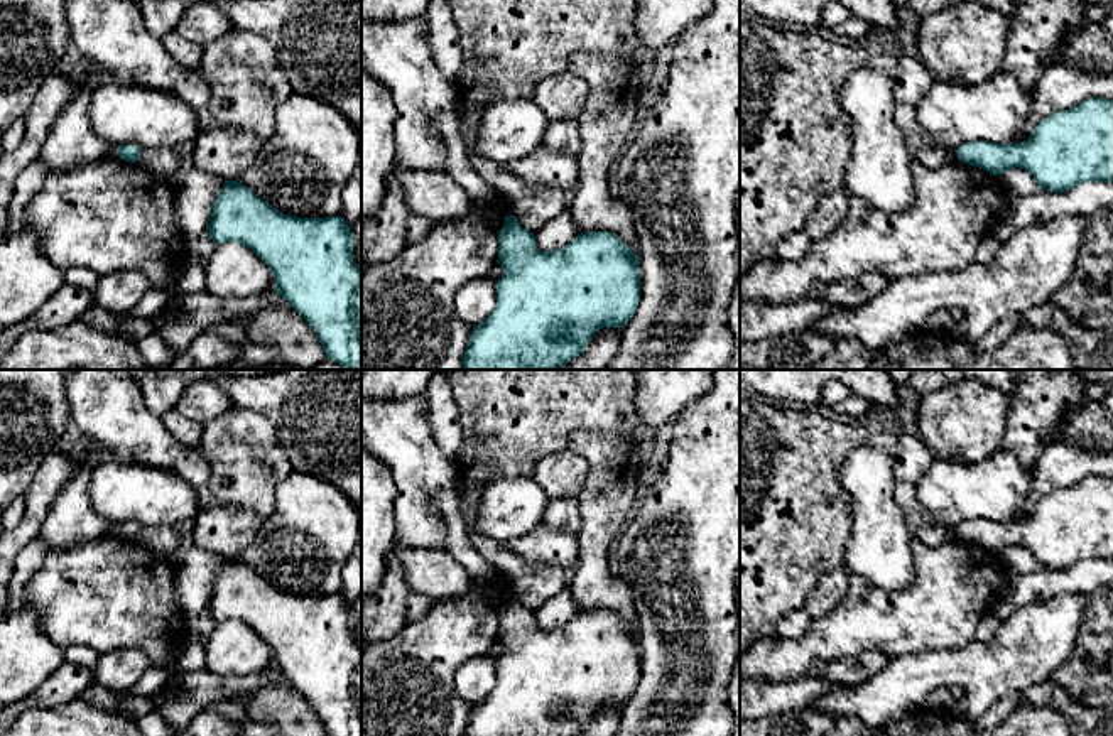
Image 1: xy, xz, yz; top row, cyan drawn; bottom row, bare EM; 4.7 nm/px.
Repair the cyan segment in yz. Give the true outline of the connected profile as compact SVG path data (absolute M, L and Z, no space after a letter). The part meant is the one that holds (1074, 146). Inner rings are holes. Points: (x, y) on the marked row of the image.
M1088 98L1069 110L1042 120L1020 143L966 142L956 150L959 162L993 176L1022 167L1037 181L1039 189L1064 192L1083 182L1113 182L1113 100Z

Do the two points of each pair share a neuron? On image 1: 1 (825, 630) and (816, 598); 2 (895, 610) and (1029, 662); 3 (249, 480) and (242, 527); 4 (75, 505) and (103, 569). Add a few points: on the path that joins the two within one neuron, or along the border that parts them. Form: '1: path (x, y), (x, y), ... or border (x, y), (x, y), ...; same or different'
1: border (846, 586), (841, 600), (813, 620); different
2: border (975, 640), (956, 650), (934, 650); different
3: border (220, 502), (245, 507), (260, 520); different
4: border (107, 532), (71, 547), (51, 549); different

